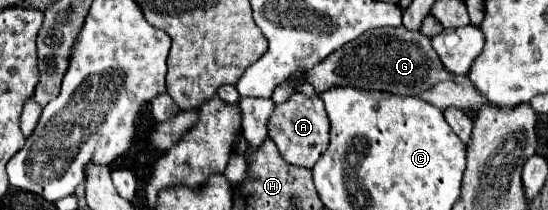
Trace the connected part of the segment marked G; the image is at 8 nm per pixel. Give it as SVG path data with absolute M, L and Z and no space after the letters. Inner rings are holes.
M403 26L375 28L365 32L361 38L333 52L333 56L321 60L321 64L315 64L307 72L307 82L317 94L333 86L383 90L401 96L417 96L441 110L451 106L461 110L479 110L485 104L485 98L473 88L473 84L469 84L467 76L451 76L445 72L427 36L421 32L411 32Z

